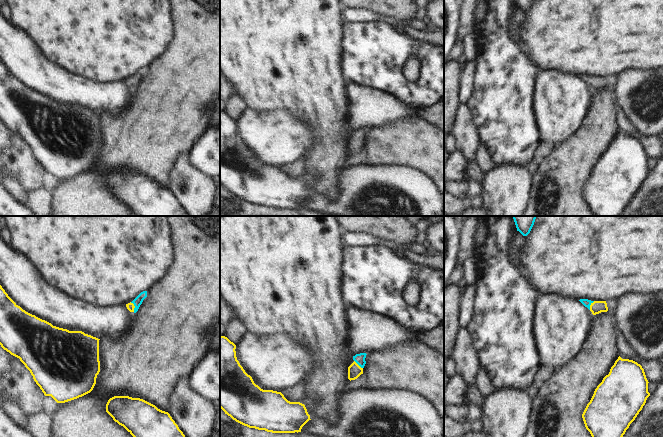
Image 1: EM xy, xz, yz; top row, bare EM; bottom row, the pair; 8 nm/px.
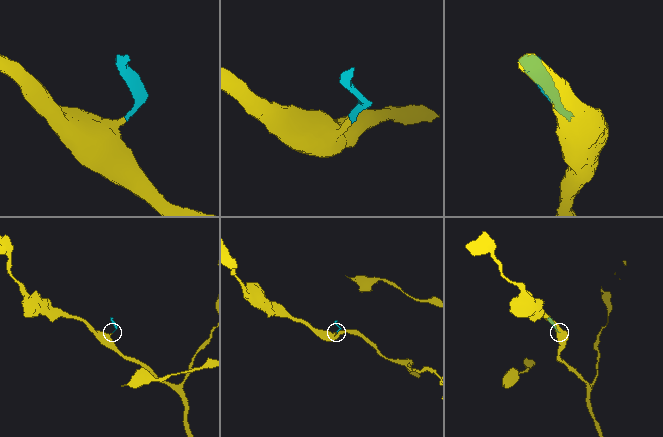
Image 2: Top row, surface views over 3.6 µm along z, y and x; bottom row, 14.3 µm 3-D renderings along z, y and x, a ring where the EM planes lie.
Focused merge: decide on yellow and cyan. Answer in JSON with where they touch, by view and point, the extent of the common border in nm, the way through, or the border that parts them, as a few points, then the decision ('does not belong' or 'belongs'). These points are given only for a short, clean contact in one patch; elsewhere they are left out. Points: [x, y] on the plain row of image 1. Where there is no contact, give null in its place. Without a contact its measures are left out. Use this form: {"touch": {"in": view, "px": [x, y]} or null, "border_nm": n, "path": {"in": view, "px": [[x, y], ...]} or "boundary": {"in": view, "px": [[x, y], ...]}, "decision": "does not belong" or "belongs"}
{"touch": {"in": "xy", "px": [134, 82]}, "border_nm": 90, "path": {"in": "xy", "px": [[130, 82], [134, 82], [138, 76]]}, "decision": "belongs"}

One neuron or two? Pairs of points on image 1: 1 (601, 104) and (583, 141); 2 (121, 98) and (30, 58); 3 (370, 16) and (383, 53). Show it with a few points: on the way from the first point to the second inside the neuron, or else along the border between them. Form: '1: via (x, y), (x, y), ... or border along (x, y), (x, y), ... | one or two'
1: via (601, 113), (601, 123), (592, 132) | one
2: via (98, 98), (64, 88), (53, 81) | one
3: border along (348, 21), (386, 20), (388, 22) | two

